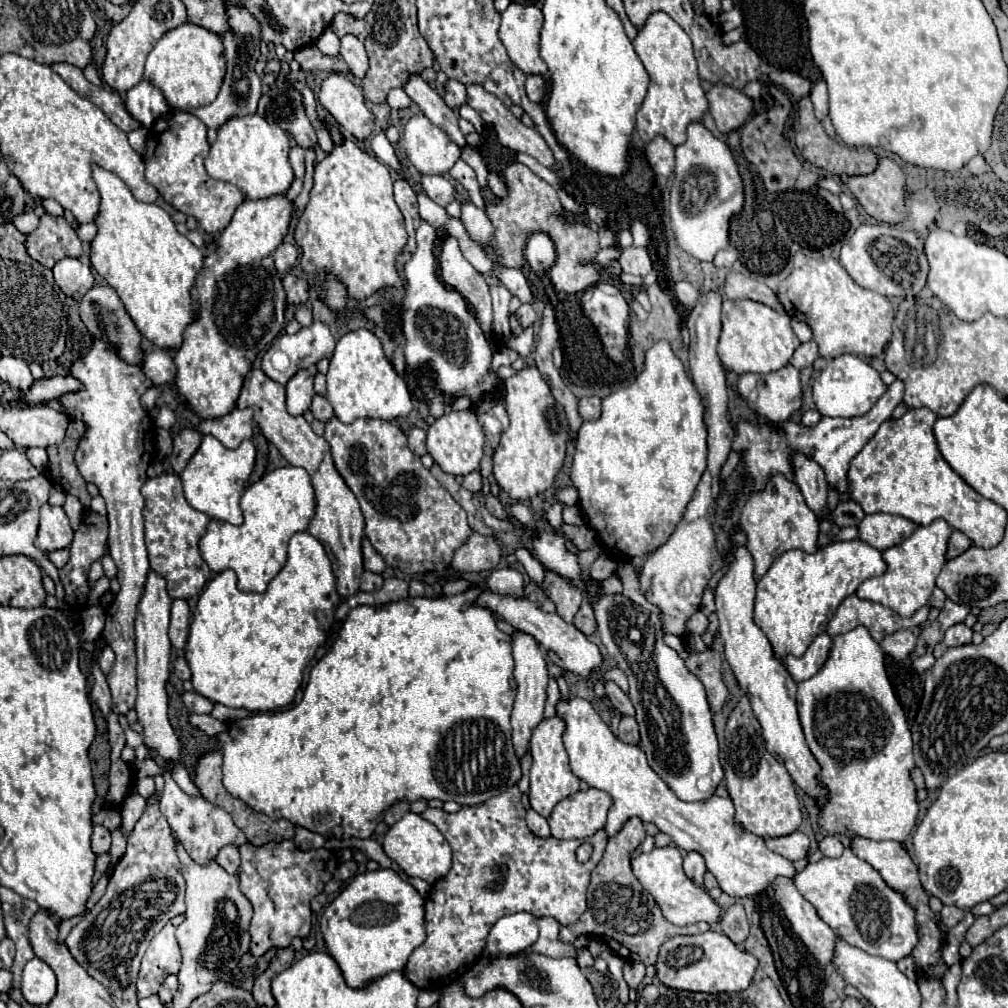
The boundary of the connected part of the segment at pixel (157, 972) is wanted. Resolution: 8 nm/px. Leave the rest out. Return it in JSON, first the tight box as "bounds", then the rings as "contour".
{"bounds":[137,914,185,998],"contour":[[[183,914],[171,918],[165,928],[155,934],[151,940],[139,968],[139,978],[137,978],[137,992],[139,998],[147,998],[159,990],[163,980],[169,974],[177,974],[181,968],[181,954],[179,954],[179,944],[175,938],[175,928],[185,920]]]}

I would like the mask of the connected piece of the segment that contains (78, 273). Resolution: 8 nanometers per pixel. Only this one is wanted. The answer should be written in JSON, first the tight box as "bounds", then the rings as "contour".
{"bounds":[53,258,95,300],"contour":[[[63,258],[53,266],[57,286],[71,298],[81,300],[83,294],[95,284],[91,268],[81,264],[77,258]]]}

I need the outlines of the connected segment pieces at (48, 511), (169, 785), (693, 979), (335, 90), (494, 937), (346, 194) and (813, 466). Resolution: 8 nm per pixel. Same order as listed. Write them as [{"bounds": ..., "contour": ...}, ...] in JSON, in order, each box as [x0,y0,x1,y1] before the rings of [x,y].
[{"bounds":[35,504,73,554],"contour":[[[45,504],[41,508],[41,522],[39,534],[35,538],[35,546],[45,554],[53,550],[67,548],[73,540],[73,530],[69,526],[69,518],[61,506]]]},{"bounds":[159,774,247,864],"contour":[[[171,774],[165,776],[165,790],[163,790],[159,808],[161,808],[163,816],[169,820],[169,826],[171,826],[171,830],[175,832],[177,840],[185,846],[187,854],[189,854],[195,862],[199,862],[199,864],[205,864],[207,860],[215,858],[217,852],[219,852],[219,848],[223,848],[223,846],[227,846],[227,844],[241,846],[241,844],[247,842],[245,834],[233,824],[231,816],[229,816],[223,808],[207,802],[203,796],[187,796],[187,794],[175,784],[175,780],[171,778]]]},{"bounds":[655,930,757,992],"contour":[[[707,930],[695,936],[675,936],[667,940],[659,950],[659,960],[655,964],[657,978],[661,984],[691,992],[739,992],[747,990],[755,976],[757,958],[741,950],[723,932]]]},{"bounds":[319,74,375,140],"contour":[[[331,74],[319,92],[319,102],[333,114],[333,118],[351,132],[357,140],[367,140],[375,128],[375,116],[365,106],[361,88],[341,74]]]},{"bounds":[485,912,539,956],"contour":[[[529,912],[503,916],[491,928],[485,952],[489,956],[511,956],[533,946],[539,936],[537,918]]]},{"bounds":[295,138,407,302],"contour":[[[343,138],[341,144],[333,144],[333,150],[323,160],[315,162],[313,180],[309,202],[295,228],[295,242],[301,248],[301,268],[315,276],[315,286],[321,282],[321,272],[333,272],[347,284],[349,296],[357,302],[363,302],[387,286],[401,288],[399,272],[395,270],[395,258],[407,242],[407,232],[403,214],[393,200],[393,180],[389,176],[389,168],[375,156],[369,156],[365,150],[361,150],[353,140]]]},{"bounds":[791,452,829,514],"contour":[[[801,452],[791,454],[791,466],[795,474],[795,484],[799,486],[807,506],[815,514],[821,514],[827,504],[827,492],[829,492],[823,468],[813,458],[807,458]]]}]

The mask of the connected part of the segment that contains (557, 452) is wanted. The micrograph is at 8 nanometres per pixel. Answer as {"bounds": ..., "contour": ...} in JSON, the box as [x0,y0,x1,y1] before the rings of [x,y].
{"bounds":[493,366,569,502],"contour":[[[535,366],[519,370],[503,384],[505,408],[509,414],[509,428],[501,434],[499,448],[493,454],[493,474],[497,484],[513,498],[527,502],[533,496],[553,486],[557,472],[565,460],[569,440],[569,424],[563,406],[553,398],[547,382]]]}

